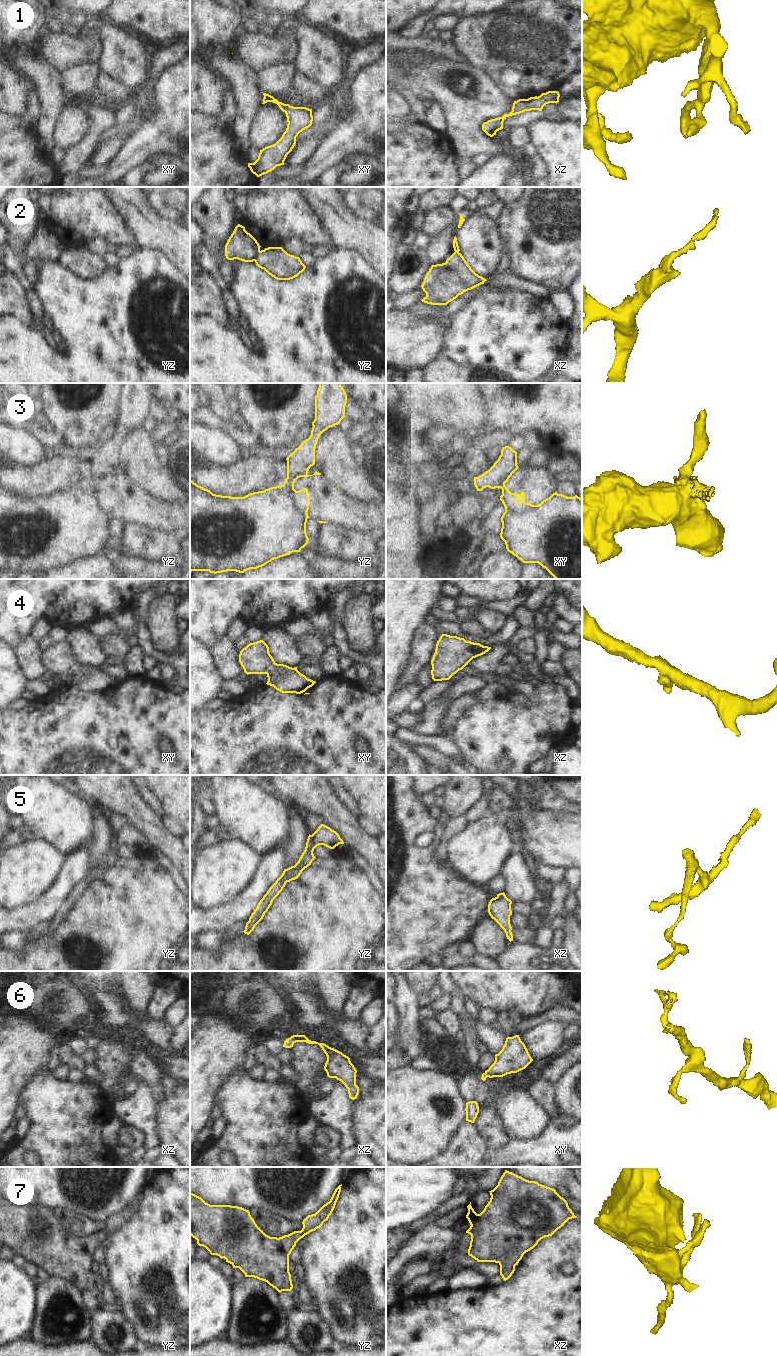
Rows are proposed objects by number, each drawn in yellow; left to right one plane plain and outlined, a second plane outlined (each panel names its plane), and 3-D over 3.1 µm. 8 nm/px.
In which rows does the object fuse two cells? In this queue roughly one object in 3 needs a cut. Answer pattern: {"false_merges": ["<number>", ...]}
{"false_merges": ["2", "3"]}

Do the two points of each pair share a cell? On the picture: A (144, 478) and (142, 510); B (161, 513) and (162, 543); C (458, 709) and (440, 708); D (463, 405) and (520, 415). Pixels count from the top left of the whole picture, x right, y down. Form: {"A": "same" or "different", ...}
{"A": "different", "B": "different", "C": "different", "D": "different"}

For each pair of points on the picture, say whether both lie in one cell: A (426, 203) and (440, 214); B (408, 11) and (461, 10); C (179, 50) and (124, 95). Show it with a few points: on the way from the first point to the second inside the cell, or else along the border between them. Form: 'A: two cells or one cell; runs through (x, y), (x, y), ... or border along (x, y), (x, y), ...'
A: two cells; border along (447, 205), (437, 207), (424, 214)
B: two cells; border along (430, 10), (421, 13), (411, 20)
C: two cells; border along (139, 91), (134, 99)

